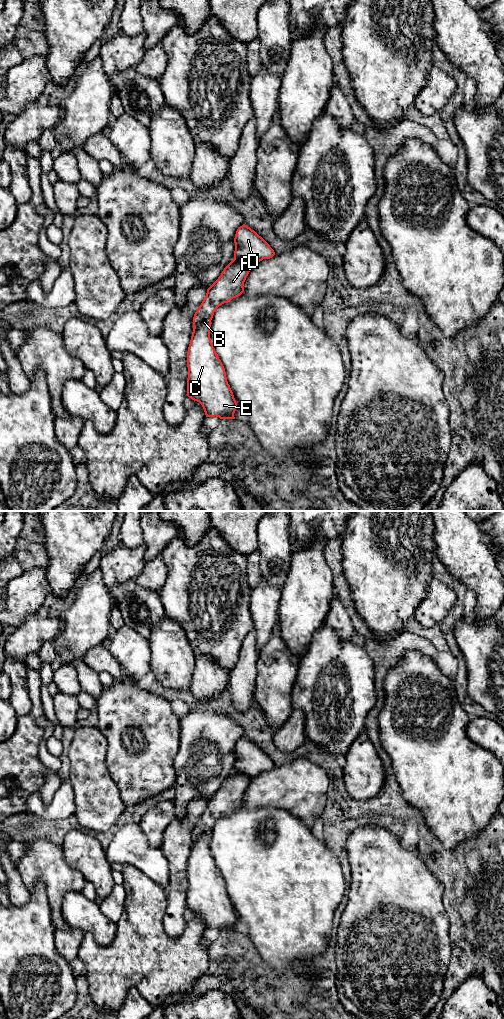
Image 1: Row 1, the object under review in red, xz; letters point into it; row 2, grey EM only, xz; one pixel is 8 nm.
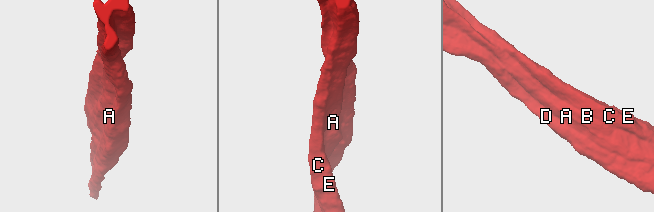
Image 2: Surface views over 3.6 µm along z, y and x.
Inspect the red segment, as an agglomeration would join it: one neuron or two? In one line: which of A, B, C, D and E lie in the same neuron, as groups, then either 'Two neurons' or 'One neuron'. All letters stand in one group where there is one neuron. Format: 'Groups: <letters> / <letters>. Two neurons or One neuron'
Groups: A B C E / D. Two neurons

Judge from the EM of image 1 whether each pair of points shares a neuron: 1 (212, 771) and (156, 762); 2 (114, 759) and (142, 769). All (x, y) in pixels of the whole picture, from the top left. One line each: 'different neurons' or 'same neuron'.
1: different neurons
2: same neuron

